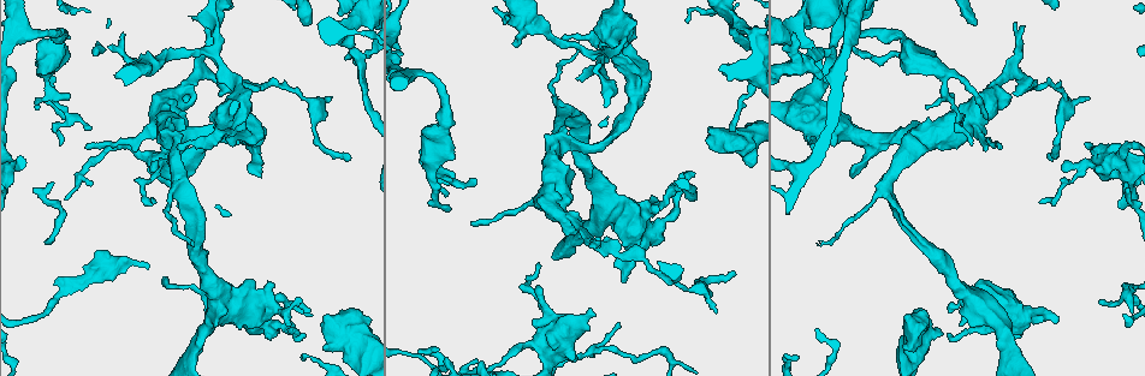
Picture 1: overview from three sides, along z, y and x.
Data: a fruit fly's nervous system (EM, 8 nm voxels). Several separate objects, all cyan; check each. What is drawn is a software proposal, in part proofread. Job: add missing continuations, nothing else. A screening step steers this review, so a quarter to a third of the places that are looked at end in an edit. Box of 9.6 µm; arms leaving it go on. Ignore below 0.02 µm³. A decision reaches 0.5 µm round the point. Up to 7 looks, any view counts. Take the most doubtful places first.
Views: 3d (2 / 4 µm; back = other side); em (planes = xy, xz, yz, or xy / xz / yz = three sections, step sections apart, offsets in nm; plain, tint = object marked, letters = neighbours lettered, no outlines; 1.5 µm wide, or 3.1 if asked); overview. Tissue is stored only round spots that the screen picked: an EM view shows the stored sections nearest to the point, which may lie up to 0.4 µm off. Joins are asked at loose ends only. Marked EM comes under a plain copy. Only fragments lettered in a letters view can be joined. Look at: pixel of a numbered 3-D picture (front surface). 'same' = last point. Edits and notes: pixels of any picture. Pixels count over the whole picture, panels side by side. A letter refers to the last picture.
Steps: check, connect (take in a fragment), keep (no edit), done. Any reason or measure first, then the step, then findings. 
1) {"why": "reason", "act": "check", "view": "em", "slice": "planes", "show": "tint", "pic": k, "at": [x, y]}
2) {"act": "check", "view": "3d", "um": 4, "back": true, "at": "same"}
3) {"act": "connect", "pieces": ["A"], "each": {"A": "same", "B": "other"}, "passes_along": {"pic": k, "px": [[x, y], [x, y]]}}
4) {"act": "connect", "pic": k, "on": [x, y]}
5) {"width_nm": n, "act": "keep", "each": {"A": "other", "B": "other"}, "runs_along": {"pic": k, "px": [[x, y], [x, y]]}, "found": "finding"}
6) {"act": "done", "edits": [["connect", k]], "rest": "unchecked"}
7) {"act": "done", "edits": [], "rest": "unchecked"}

{"act": "check", "view": "em", "slice": "xz", "step": 4, "show": "tint", "pic": 1, "at": [39, 106]}

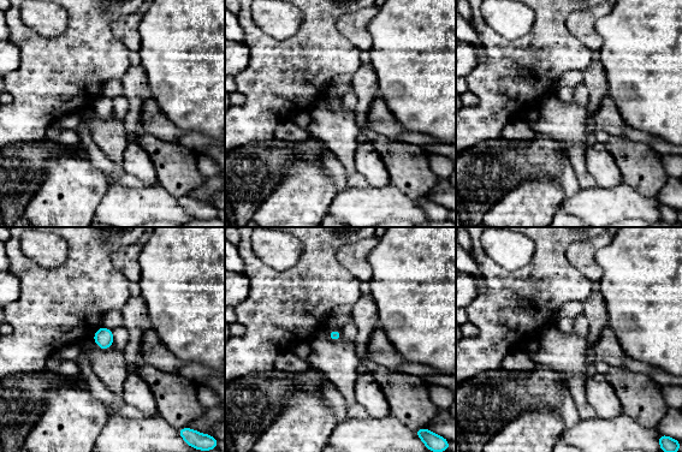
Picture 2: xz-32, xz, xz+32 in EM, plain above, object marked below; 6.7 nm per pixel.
{"why": "cut it another way", "act": "check", "view": "em", "slice": "planes", "show": "letters", "at": "same"}

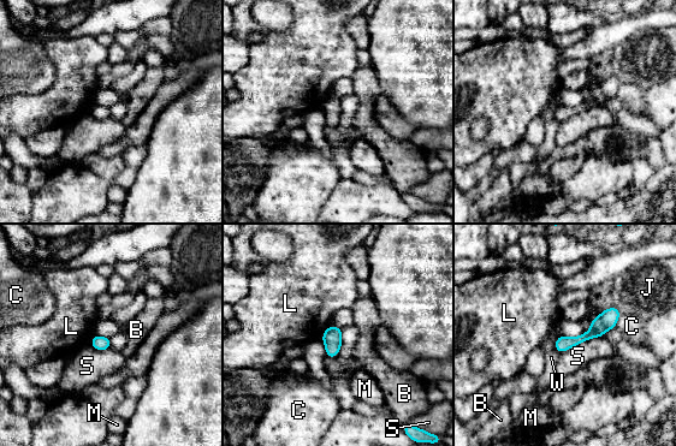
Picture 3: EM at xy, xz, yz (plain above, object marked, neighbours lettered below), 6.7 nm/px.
{"width_nm": 100, "act": "keep", "each": {"B": "other", "C": "other", "J": "other", "L": "other", "M": "other", "S": "other", "W": "other"}, "border": {"pic": 3, "px": [[589, 338], [559, 354]]}, "found": "no lettered fragment goes on from it"}

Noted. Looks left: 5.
{"why": "stops while still wide", "act": "check", "view": "em", "slice": "planes", "show": "letters", "pic": 1, "at": [191, 99]}

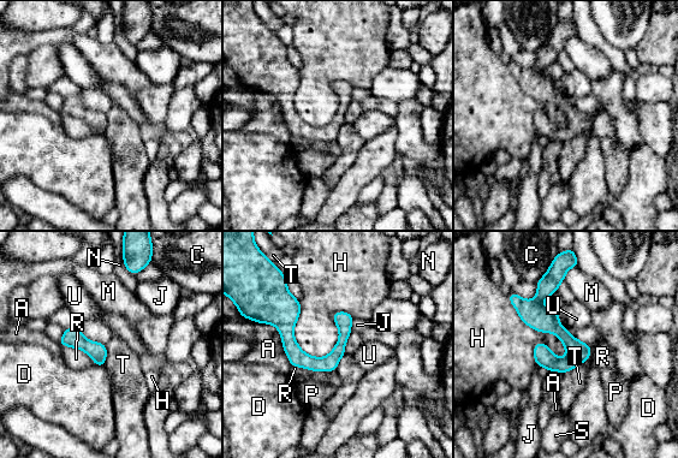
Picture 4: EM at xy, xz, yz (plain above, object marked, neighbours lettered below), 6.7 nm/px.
{"act": "keep", "each": {"A": "other", "C": "other", "D": "other", "H": "other", "J": "other", "M": "other", "N": "other", "P": "other", "R": "other", "S": "other", "T": "other", "U": "other"}, "runs_along": {"pic": 4, "px": [[511, 296], [552, 325], [584, 357]]}, "found": "none of them fits"}

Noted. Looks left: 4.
{"why": "branch stops here", "act": "check", "view": "3d", "um": 4, "back": true, "pic": 1, "at": [1062, 167]}

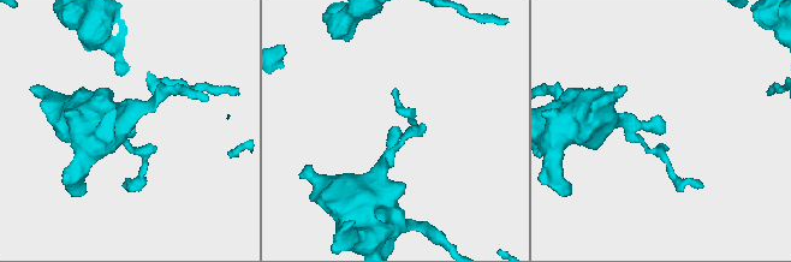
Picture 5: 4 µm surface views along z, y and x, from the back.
{"act": "check", "view": "em", "slice": "xy", "step": 4, "show": "letters", "pic": 5, "at": [662, 130]}

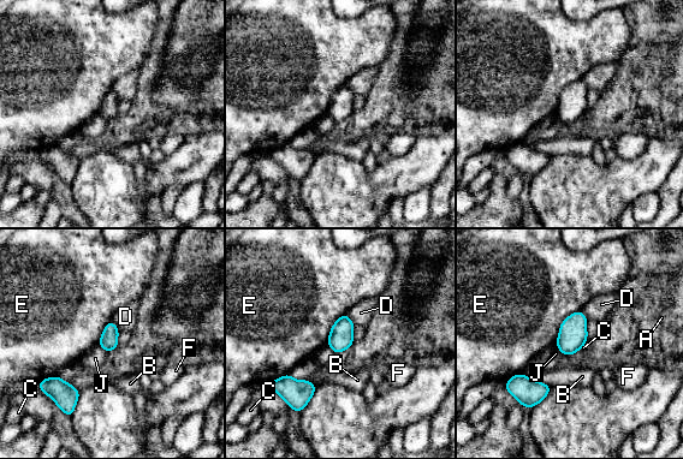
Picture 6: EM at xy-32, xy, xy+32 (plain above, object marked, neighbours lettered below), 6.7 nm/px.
{"width_nm": 120, "act": "keep", "each": {"A": "other", "B": "other", "C": "other", "D": "other", "E": "other", "F": "other", "J": "other"}, "border": {"pic": 6, "px": [[327, 344], [336, 353]]}, "found": "none of them fits"}

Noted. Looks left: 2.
{"act": "done", "edits": [], "rest": "unchecked"}

